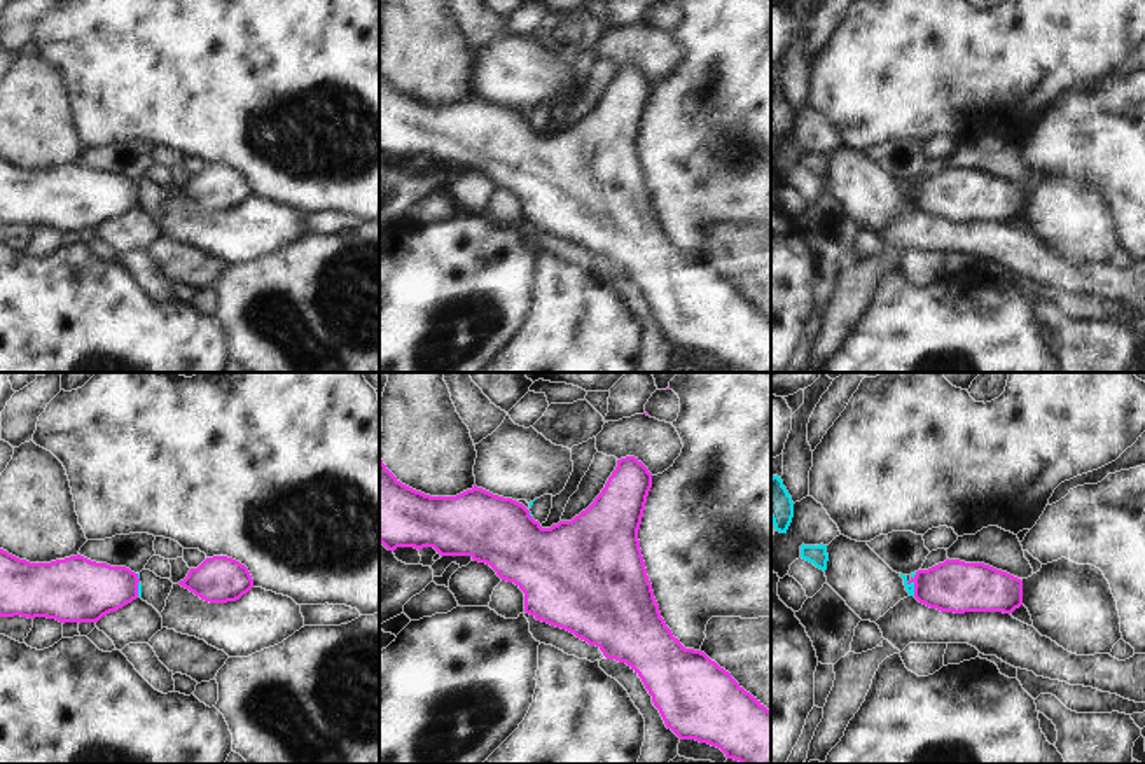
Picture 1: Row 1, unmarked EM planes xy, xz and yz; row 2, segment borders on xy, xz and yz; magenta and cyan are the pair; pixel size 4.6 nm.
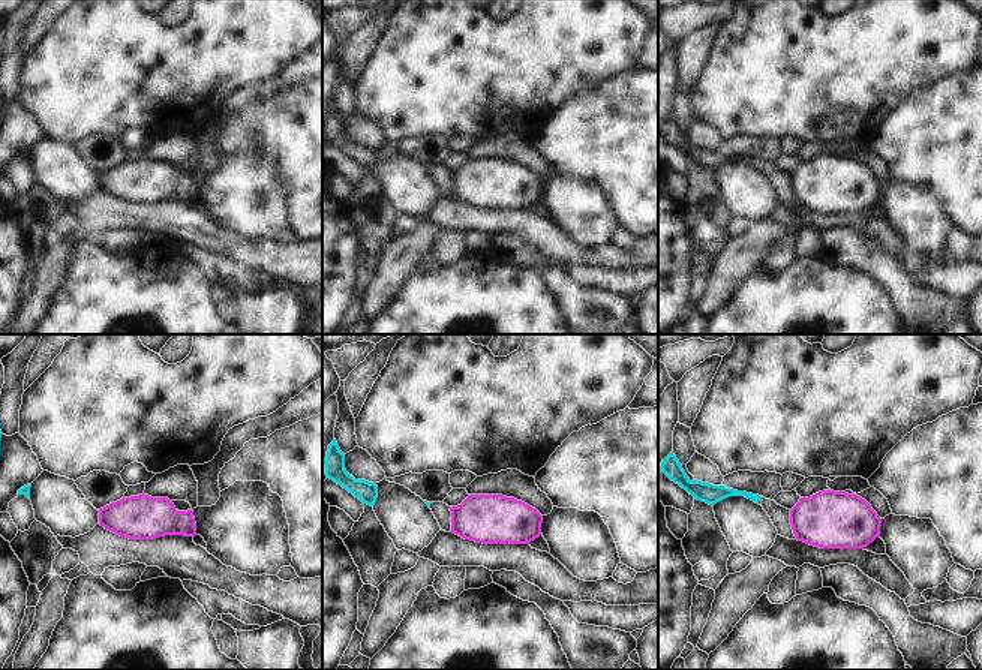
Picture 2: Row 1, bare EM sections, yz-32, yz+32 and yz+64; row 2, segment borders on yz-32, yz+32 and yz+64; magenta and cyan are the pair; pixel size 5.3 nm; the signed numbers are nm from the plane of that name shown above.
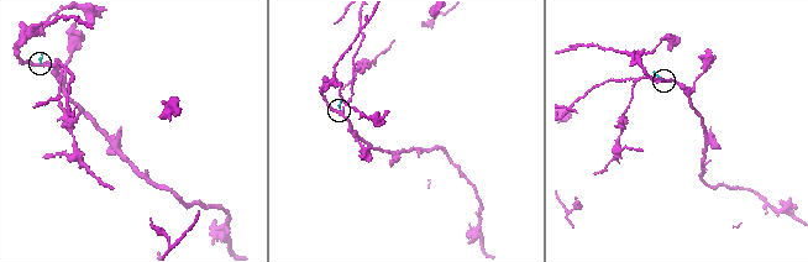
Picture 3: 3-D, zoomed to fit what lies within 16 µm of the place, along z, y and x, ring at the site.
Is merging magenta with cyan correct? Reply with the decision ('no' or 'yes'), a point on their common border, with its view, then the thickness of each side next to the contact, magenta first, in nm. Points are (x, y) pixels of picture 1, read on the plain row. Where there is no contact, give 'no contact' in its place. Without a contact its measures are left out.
no | yz (915, 193) | 240/50 nm

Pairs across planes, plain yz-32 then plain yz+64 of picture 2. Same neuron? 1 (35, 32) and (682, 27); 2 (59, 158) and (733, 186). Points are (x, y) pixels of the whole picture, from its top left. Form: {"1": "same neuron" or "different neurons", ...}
{"1": "different neurons", "2": "same neuron"}

